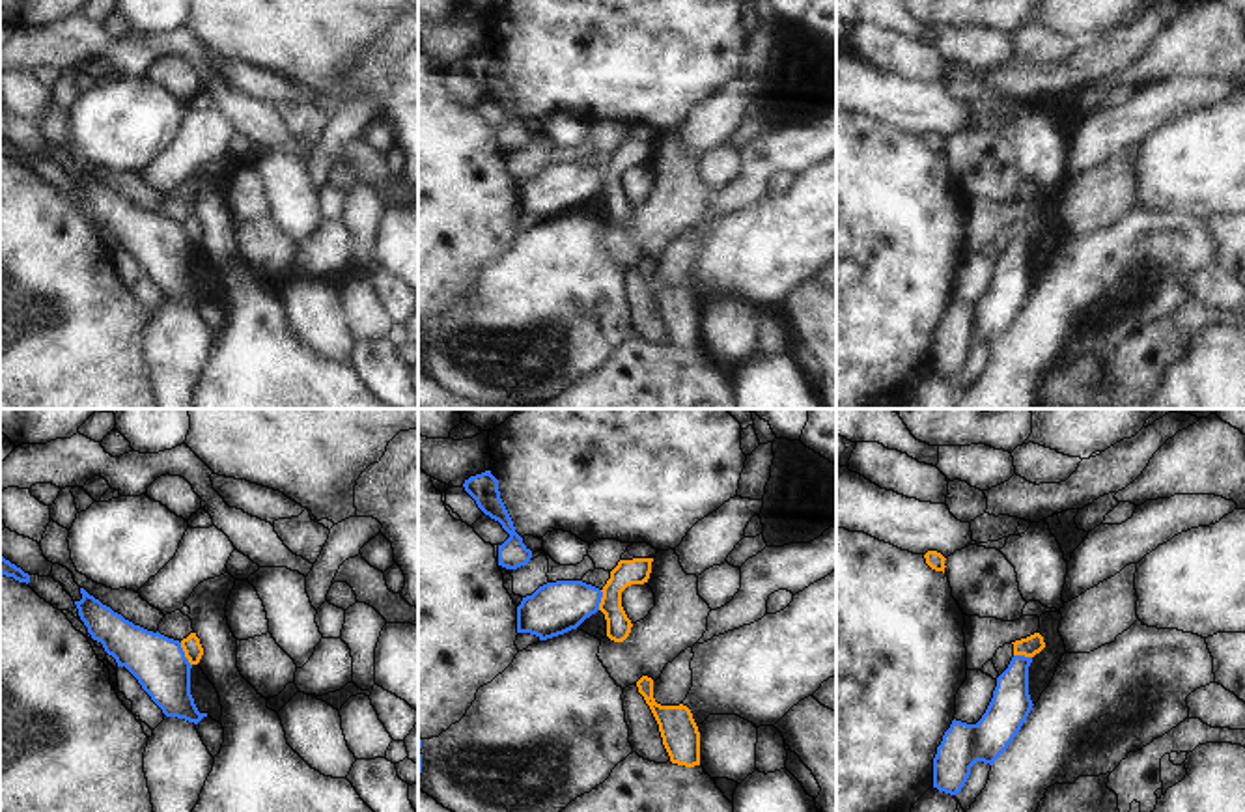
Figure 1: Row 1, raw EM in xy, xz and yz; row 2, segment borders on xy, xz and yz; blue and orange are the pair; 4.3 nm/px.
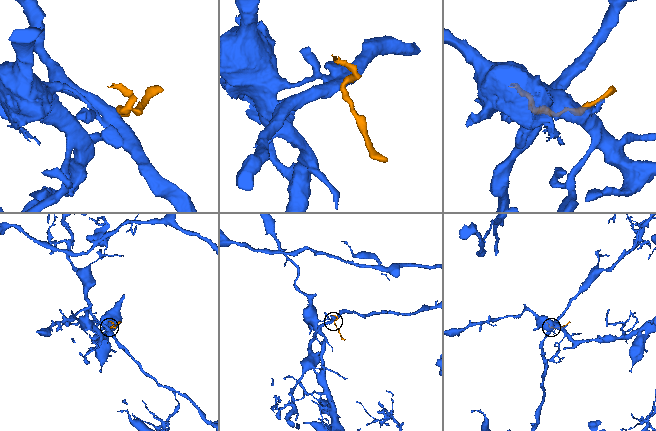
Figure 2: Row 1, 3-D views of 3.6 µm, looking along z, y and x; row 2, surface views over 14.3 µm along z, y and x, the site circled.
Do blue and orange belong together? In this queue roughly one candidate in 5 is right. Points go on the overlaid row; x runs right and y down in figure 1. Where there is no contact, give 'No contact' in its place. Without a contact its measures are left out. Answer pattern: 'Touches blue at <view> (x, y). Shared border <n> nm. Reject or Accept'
Touches blue at xy (183, 654). Shared border 120 nm. Reject.

